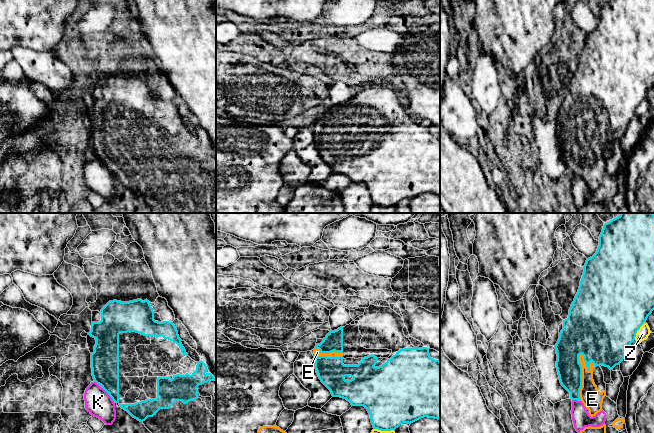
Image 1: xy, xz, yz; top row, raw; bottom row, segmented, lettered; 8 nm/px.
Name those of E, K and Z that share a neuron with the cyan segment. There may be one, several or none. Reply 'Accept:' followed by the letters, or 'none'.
Accept: E

